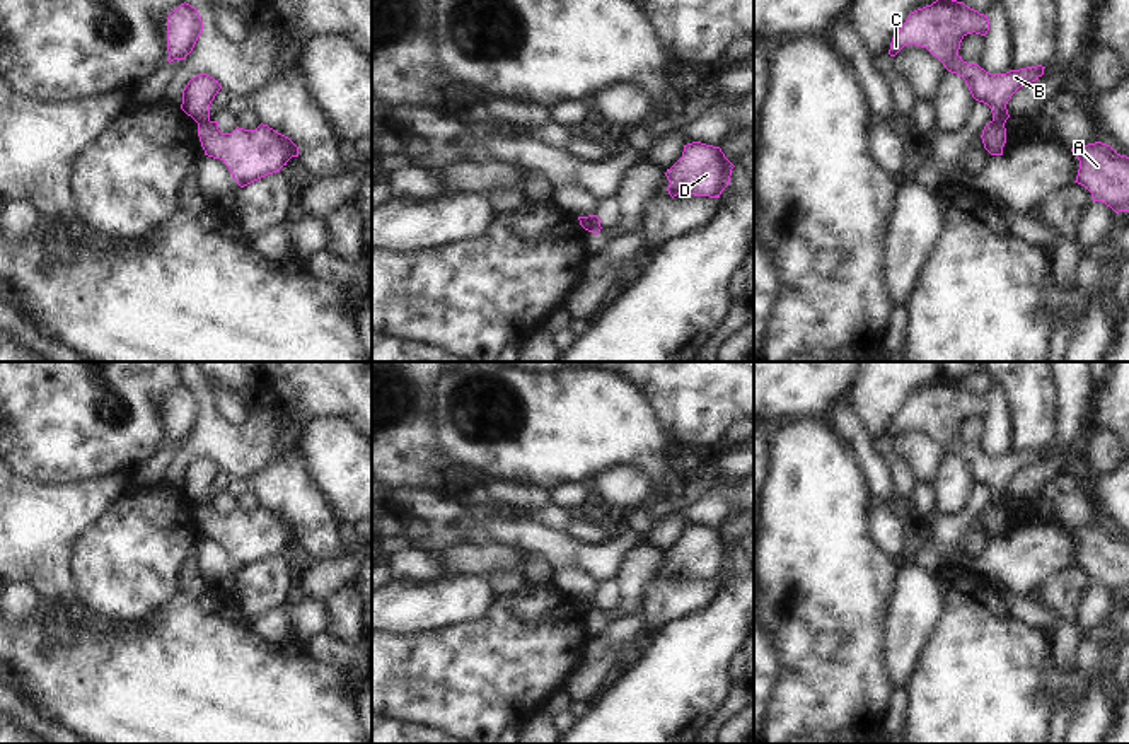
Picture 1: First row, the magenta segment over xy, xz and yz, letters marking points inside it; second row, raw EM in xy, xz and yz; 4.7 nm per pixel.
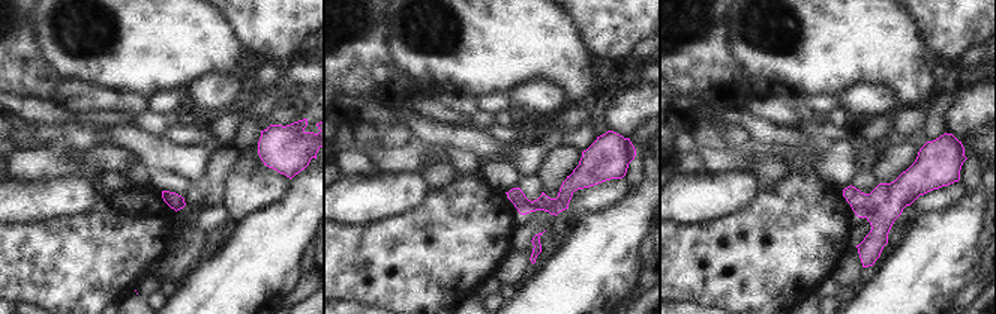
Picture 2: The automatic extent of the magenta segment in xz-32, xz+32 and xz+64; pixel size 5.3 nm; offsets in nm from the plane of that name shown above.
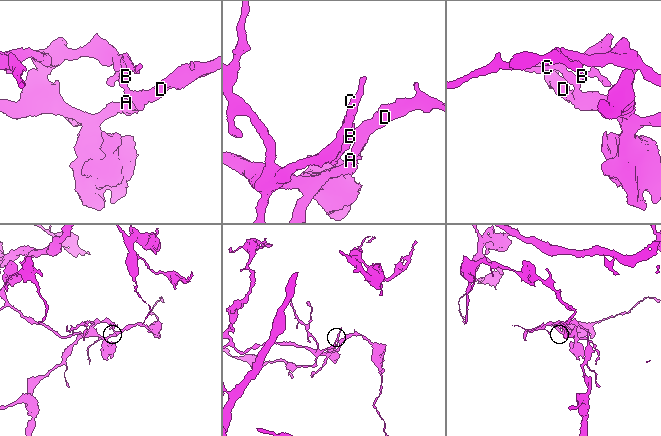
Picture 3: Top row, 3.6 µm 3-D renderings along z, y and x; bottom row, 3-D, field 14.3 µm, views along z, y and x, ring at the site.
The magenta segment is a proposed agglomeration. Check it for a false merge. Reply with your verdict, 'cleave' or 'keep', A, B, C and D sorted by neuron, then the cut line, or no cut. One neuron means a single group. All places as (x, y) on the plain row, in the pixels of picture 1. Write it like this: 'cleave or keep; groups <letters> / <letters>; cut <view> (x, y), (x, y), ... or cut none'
cleave; groups A D / B C; cut xy (208, 502), (198, 507)

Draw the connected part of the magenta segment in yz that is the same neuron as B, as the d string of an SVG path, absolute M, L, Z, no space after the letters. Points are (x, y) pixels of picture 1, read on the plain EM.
M943 377L931 387L909 396L892 420L889 437L895 439L907 427L926 430L948 454L965 462L976 483L991 490L994 505L1005 507L1010 500L1006 486L1011 478L1020 469L1039 462L1045 449L1037 447L993 457L977 445L964 444L958 437L962 421L972 415L986 418L987 413L987 398Z

